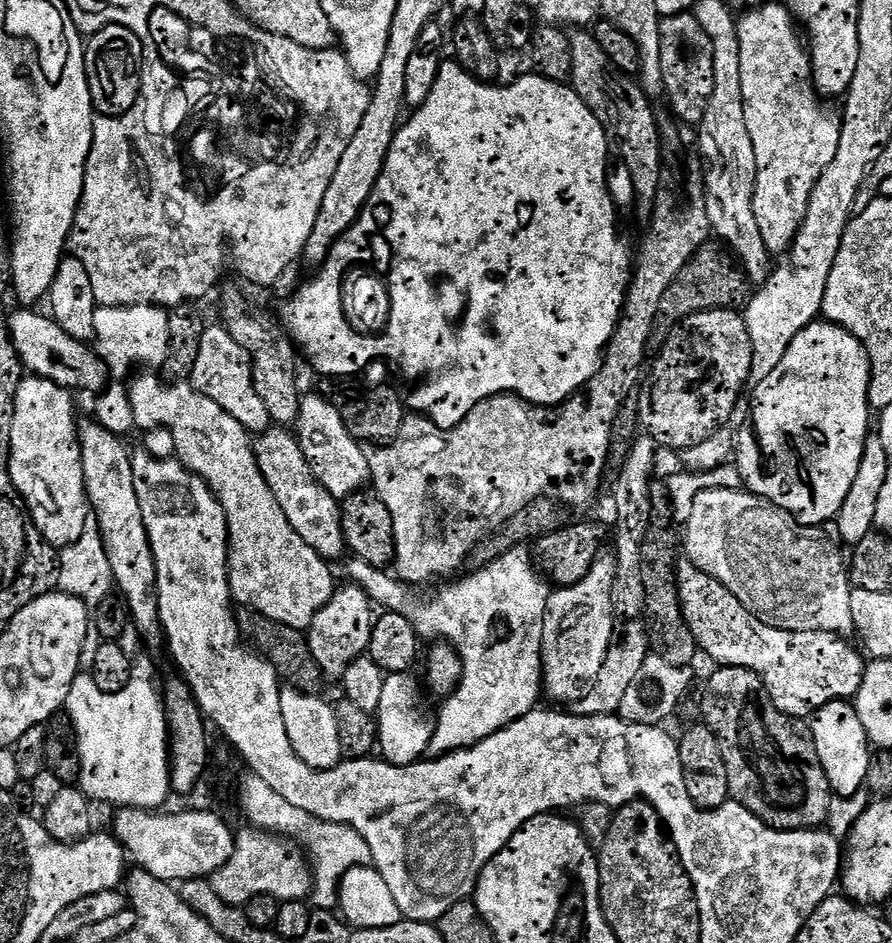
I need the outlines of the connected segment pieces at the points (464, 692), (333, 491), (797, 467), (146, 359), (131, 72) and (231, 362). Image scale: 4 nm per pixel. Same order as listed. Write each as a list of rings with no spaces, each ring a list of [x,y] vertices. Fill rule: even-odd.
[[[524,546],[511,548],[490,566],[475,569],[465,580],[452,582],[457,584],[442,589],[432,601],[415,596],[409,585],[387,571],[361,560],[351,561],[348,576],[352,580],[349,581],[363,588],[373,605],[380,607],[381,604],[381,609],[407,616],[416,627],[417,636],[425,641],[432,642],[439,637],[451,644],[464,663],[464,674],[456,691],[438,708],[434,720],[436,729],[427,751],[429,757],[472,748],[533,711],[539,705],[536,703],[540,696],[542,700],[544,670],[540,662],[540,643],[544,615],[548,612],[550,584],[539,571],[532,572],[534,560],[526,549]],[[480,584],[516,584],[516,589],[507,596],[502,589],[496,588],[492,596],[480,604]],[[480,616],[489,620],[488,632],[480,632]]]
[[[305,395],[300,402],[300,418],[294,435],[300,441],[302,454],[306,454],[306,462],[310,462],[314,478],[318,478],[332,496],[353,496],[369,483],[372,471],[361,441],[352,437],[331,399]]]
[[[813,322],[805,326],[801,332],[790,342],[782,362],[770,370],[770,374],[759,377],[756,393],[752,396],[752,413],[748,416],[748,421],[740,428],[739,434],[734,440],[734,463],[741,472],[743,487],[747,491],[762,497],[763,500],[774,502],[782,510],[786,510],[794,519],[801,524],[809,526],[824,526],[835,521],[836,515],[842,510],[842,502],[846,502],[846,494],[850,494],[850,486],[854,486],[854,478],[858,478],[858,466],[862,462],[864,453],[864,441],[870,435],[868,429],[868,412],[870,405],[868,402],[868,378],[872,374],[872,368],[868,365],[868,355],[863,346],[846,329],[838,327],[836,324],[827,322]]]
[[[129,304],[122,308],[97,307],[94,314],[94,351],[113,369],[128,368],[131,364],[149,364],[152,367],[149,369],[163,369],[169,338],[168,312],[155,304]]]
[[[111,24],[99,29],[90,40],[90,75],[92,107],[101,116],[121,116],[133,108],[140,99],[140,85],[144,75],[144,47],[140,33],[126,26]]]
[[[223,326],[205,327],[190,383],[203,396],[210,398],[210,402],[218,402],[218,406],[222,406],[222,410],[226,410],[226,414],[230,414],[230,418],[239,422],[249,434],[267,432],[272,424],[270,414],[266,414],[266,405],[262,403],[262,398],[258,398],[258,390],[254,390],[248,356]]]

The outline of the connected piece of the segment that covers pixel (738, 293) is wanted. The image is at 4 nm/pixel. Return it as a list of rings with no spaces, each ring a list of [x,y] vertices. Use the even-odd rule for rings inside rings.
[[[709,240],[690,258],[662,297],[659,309],[654,314],[645,359],[650,362],[657,359],[662,346],[666,344],[666,339],[670,338],[670,334],[685,318],[708,309],[730,308],[734,310],[743,307],[751,294],[751,283],[735,255],[728,251],[723,241]]]

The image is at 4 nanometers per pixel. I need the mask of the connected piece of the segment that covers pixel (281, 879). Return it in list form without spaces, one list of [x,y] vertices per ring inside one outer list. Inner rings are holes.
[[[244,826],[236,832],[236,846],[230,862],[210,879],[218,898],[237,906],[249,904],[259,896],[273,896],[281,902],[307,901],[314,888],[314,873],[305,853],[291,839],[255,826]]]

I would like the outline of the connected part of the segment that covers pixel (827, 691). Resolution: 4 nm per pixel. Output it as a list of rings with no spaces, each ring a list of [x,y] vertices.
[[[687,558],[679,561],[676,581],[684,617],[692,625],[699,651],[717,660],[717,665],[758,673],[768,689],[770,703],[787,716],[811,717],[830,702],[851,701],[862,686],[865,657],[856,653],[845,637],[835,632],[791,632],[770,626],[742,606],[722,582],[696,568]]]

